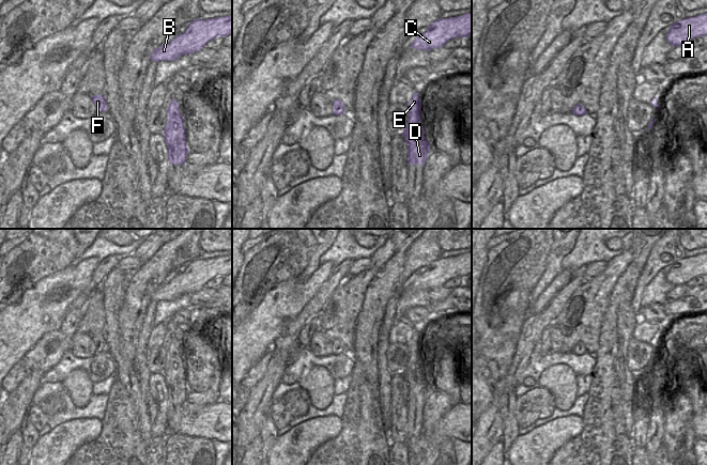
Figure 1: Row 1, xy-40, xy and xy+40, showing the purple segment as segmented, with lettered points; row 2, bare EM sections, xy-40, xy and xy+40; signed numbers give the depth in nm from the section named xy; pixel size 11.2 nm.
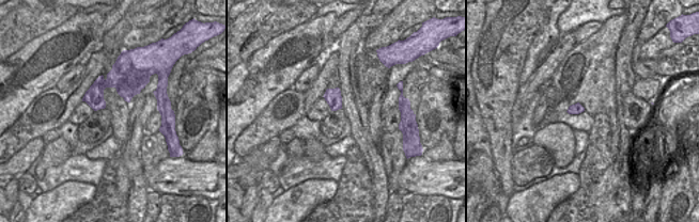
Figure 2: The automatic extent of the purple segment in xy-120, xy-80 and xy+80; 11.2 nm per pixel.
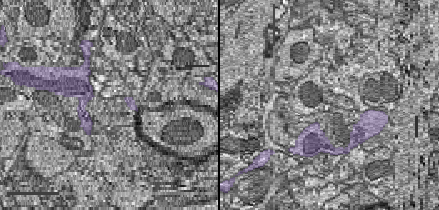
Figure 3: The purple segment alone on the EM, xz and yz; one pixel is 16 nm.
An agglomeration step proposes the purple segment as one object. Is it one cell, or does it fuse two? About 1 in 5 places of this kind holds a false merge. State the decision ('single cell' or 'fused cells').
single cell

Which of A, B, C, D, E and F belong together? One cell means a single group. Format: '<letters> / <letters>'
A B C D E F

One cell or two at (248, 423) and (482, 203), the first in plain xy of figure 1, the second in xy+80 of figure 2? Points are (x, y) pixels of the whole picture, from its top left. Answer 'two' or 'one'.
one

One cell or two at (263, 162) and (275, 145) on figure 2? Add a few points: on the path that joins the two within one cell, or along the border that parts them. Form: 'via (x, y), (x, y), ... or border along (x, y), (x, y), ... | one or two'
via (266, 158), (270, 149) | one

